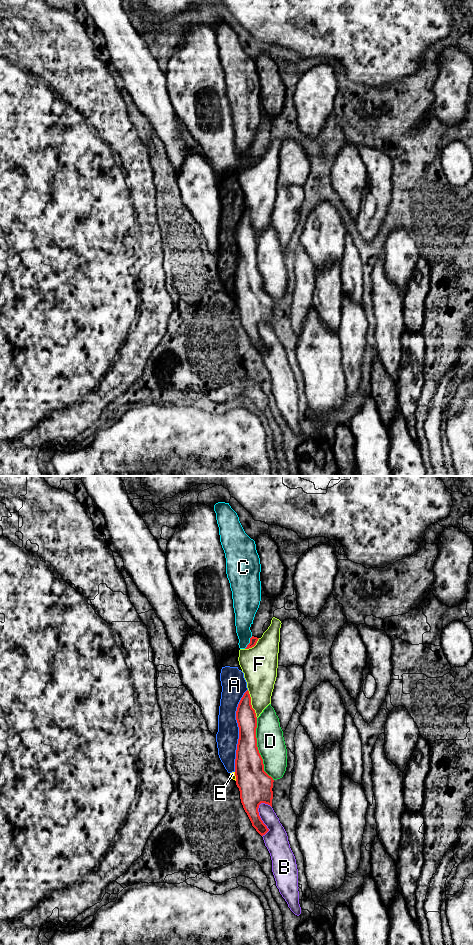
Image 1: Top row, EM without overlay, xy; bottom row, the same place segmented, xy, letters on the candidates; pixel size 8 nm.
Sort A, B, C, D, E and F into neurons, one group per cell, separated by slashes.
A E / B / C / D / F

